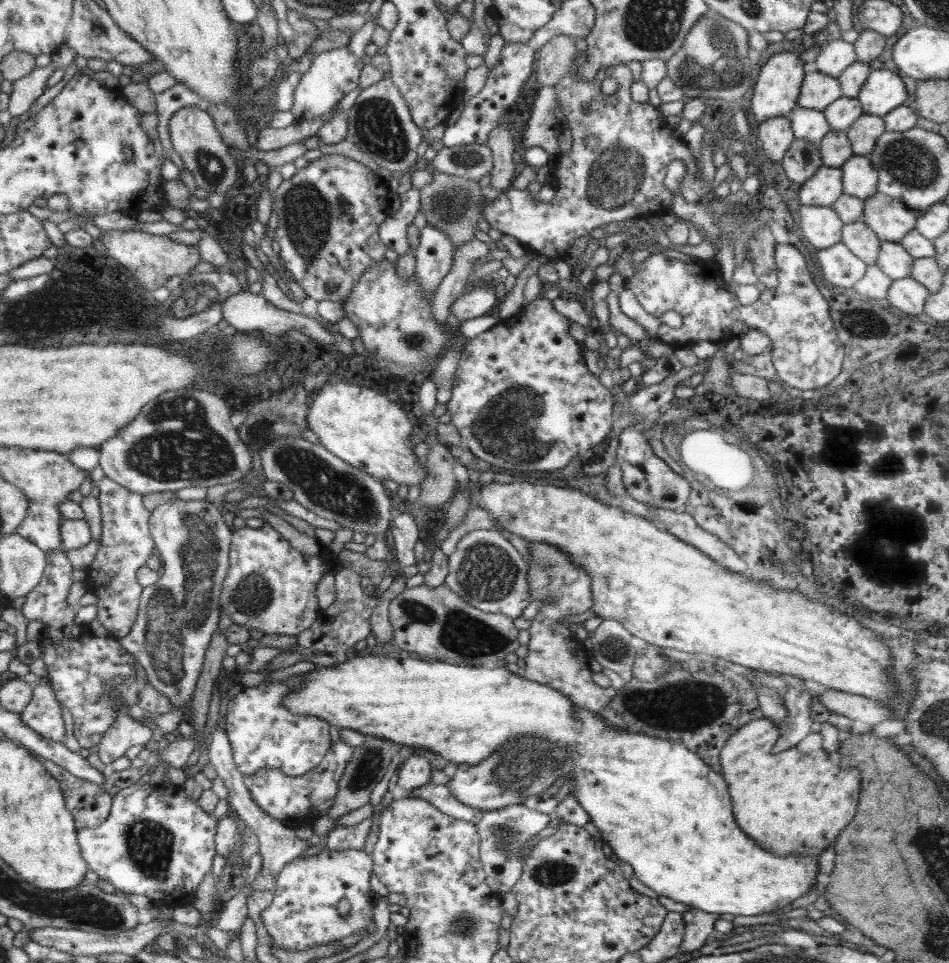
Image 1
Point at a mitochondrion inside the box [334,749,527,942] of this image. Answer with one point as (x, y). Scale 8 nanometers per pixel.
(504, 836)

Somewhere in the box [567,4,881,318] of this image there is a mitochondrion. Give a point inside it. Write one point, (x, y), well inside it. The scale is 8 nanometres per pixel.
(615, 180)

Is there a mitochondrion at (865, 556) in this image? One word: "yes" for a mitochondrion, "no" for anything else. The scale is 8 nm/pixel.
no

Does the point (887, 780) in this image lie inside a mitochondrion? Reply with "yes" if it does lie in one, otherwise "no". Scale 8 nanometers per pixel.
no

